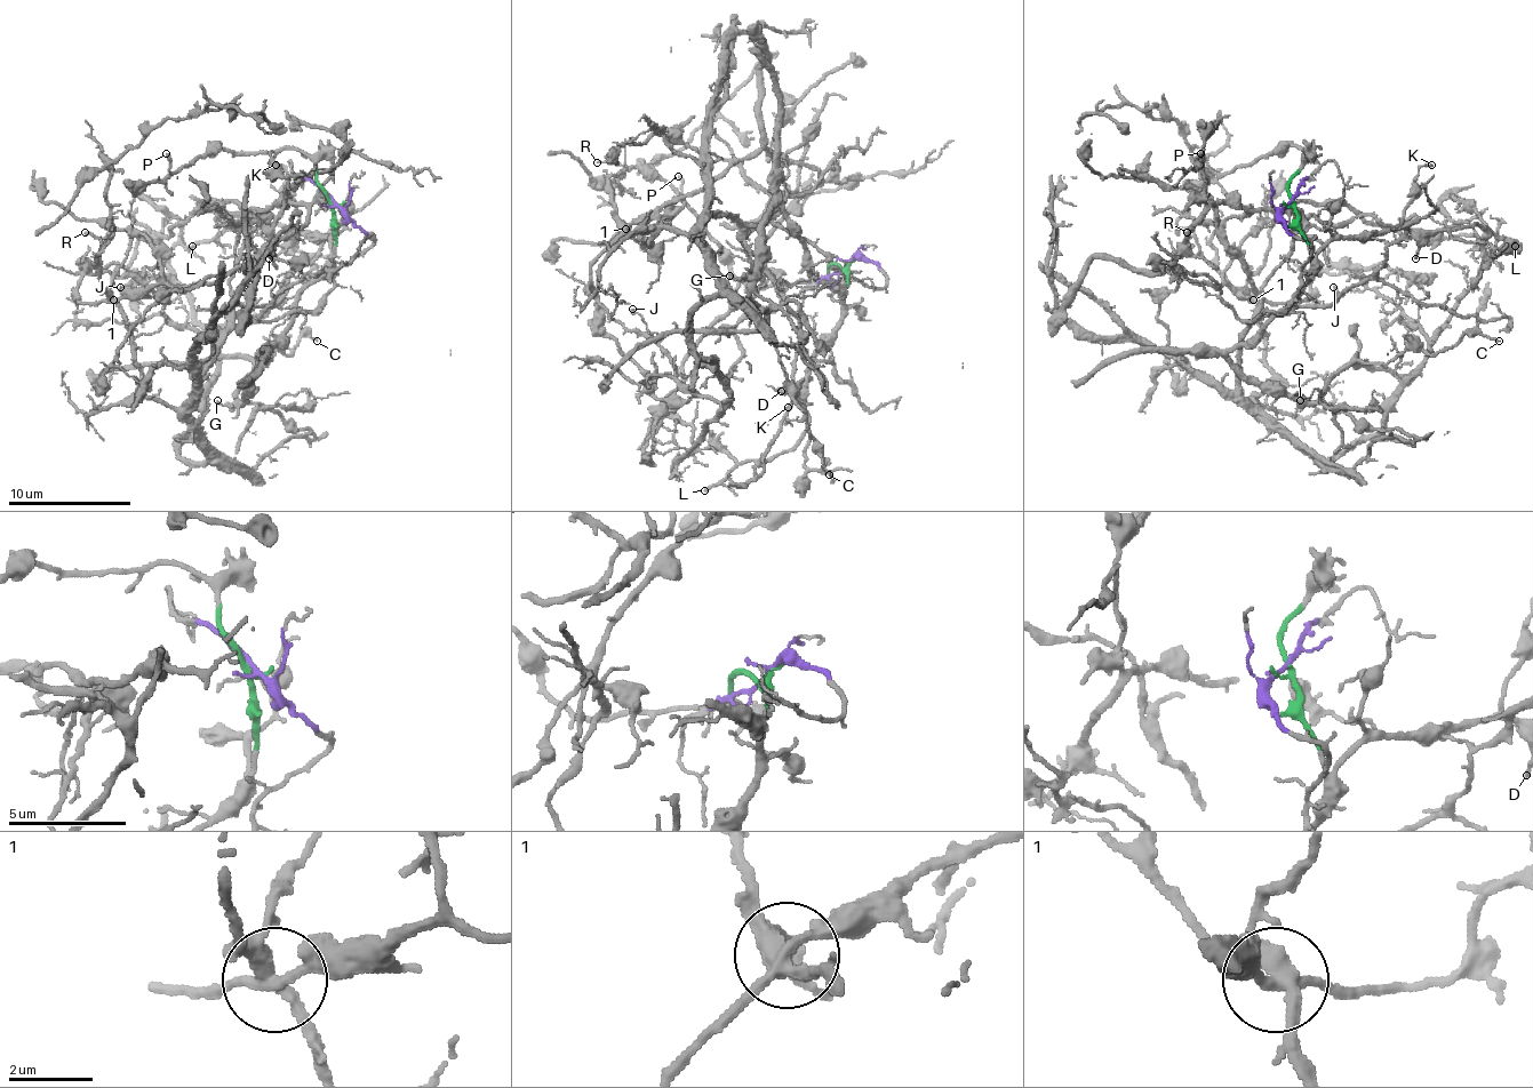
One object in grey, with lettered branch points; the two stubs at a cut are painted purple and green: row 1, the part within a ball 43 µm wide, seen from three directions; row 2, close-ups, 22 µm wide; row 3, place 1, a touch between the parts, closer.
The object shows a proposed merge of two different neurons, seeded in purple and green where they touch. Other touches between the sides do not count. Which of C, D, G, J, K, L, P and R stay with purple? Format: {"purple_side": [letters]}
{"purple_side": ["J", "R"]}

